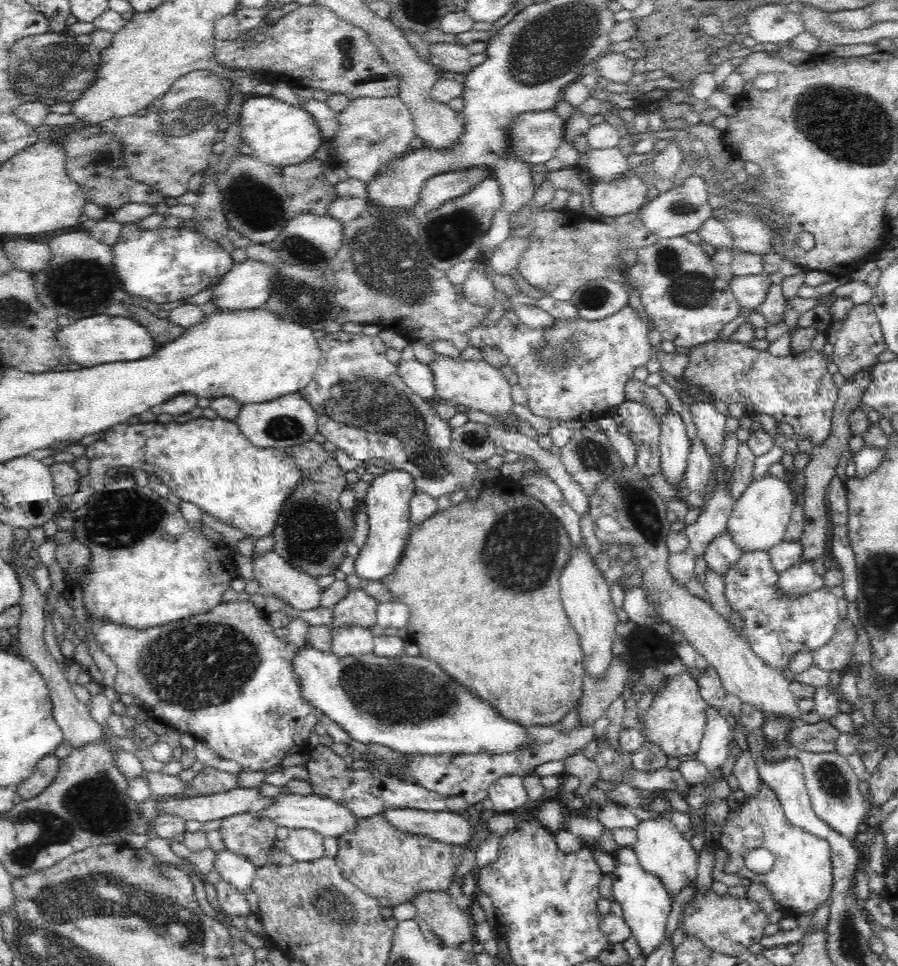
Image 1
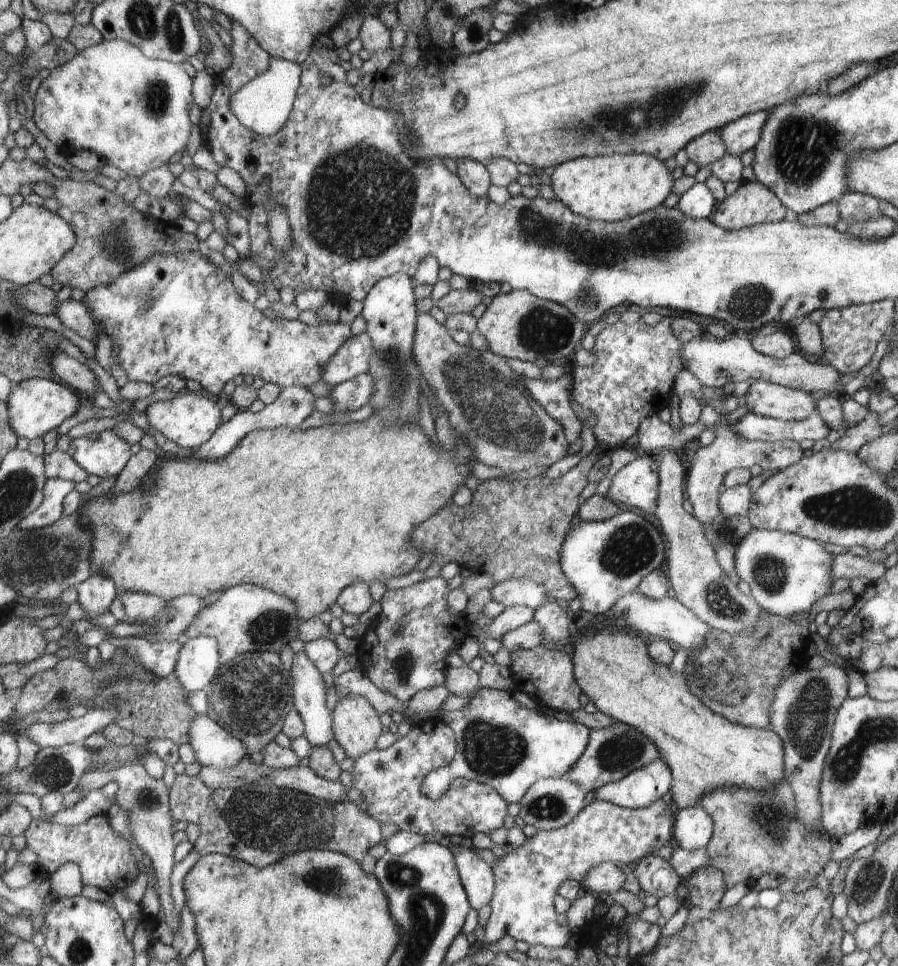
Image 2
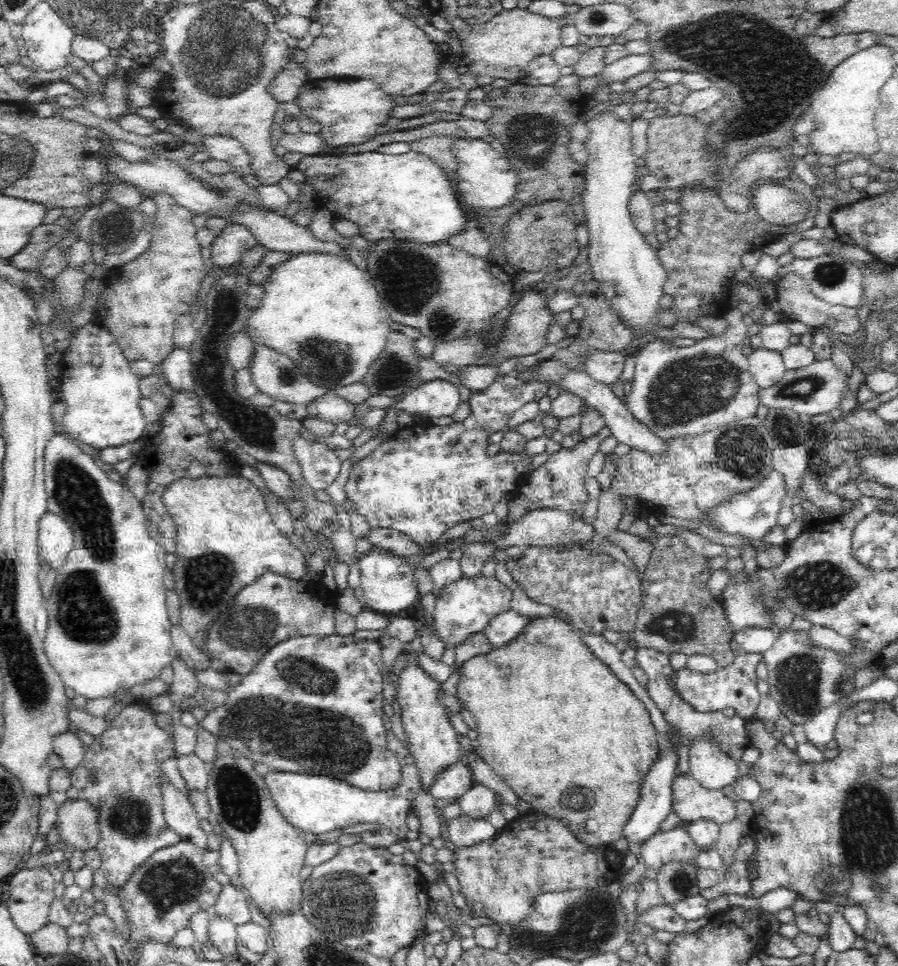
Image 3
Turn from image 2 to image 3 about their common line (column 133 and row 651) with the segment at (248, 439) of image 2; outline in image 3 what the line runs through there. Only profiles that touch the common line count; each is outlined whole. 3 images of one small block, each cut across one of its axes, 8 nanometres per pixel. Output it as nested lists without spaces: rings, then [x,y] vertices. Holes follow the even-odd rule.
[[[548,616],[548,618],[534,617],[532,622],[528,622],[528,626],[525,626],[524,630],[522,630],[522,634],[518,634],[518,636],[516,636],[516,638],[513,638],[508,644],[502,645],[500,648],[492,648],[491,651],[488,652],[488,654],[471,658],[470,660],[467,660],[465,663],[463,663],[461,666],[461,679],[459,680],[459,682],[460,683],[458,684],[456,697],[459,699],[459,703],[468,708],[468,711],[470,711],[472,715],[474,715],[478,732],[477,743],[479,748],[482,750],[484,761],[495,771],[495,774],[498,775],[498,777],[500,777],[500,779],[502,779],[503,782],[505,782],[507,786],[509,786],[519,796],[519,798],[525,800],[526,802],[528,802],[528,804],[530,804],[532,808],[531,811],[536,813],[544,813],[548,817],[552,817],[562,822],[574,834],[574,837],[576,837],[578,841],[582,841],[582,843],[588,845],[588,847],[602,847],[604,845],[613,844],[617,840],[623,838],[624,828],[630,821],[630,816],[632,816],[634,809],[638,804],[638,800],[640,800],[642,782],[644,782],[644,780],[647,778],[647,775],[650,772],[650,768],[654,768],[655,761],[658,760],[659,747],[658,740],[656,739],[656,734],[658,734],[658,732],[653,727],[653,723],[651,722],[651,715],[649,714],[647,707],[631,692],[629,686],[623,684],[622,681],[612,672],[612,670],[610,670],[610,668],[608,668],[606,664],[604,664],[586,646],[586,644],[582,642],[582,639],[576,634],[576,632],[574,632],[572,626],[569,626],[567,622],[564,622],[561,618],[556,618],[555,616]],[[585,798],[587,800],[587,804],[592,805],[590,807],[585,807],[588,810],[572,810],[572,808],[581,808],[583,806],[583,803],[586,803]]]

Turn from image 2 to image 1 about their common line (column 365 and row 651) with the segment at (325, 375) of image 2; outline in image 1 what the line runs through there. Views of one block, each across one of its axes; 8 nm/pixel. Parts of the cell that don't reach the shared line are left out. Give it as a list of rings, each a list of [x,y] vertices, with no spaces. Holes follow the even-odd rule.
[[[350,626],[334,628],[331,650],[338,658],[370,654],[374,648],[375,634],[368,628]]]

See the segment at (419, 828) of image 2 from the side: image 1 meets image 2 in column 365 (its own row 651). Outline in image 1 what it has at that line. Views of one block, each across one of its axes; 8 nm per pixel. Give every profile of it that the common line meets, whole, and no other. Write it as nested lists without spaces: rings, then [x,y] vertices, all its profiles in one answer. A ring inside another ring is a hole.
[[[769,551],[742,552],[738,562],[722,578],[728,604],[742,613],[743,633],[752,651],[780,672],[788,667],[793,654],[804,650],[812,652],[825,645],[841,620],[839,597],[826,586],[798,598],[785,598],[777,587],[779,573],[774,570]]]

